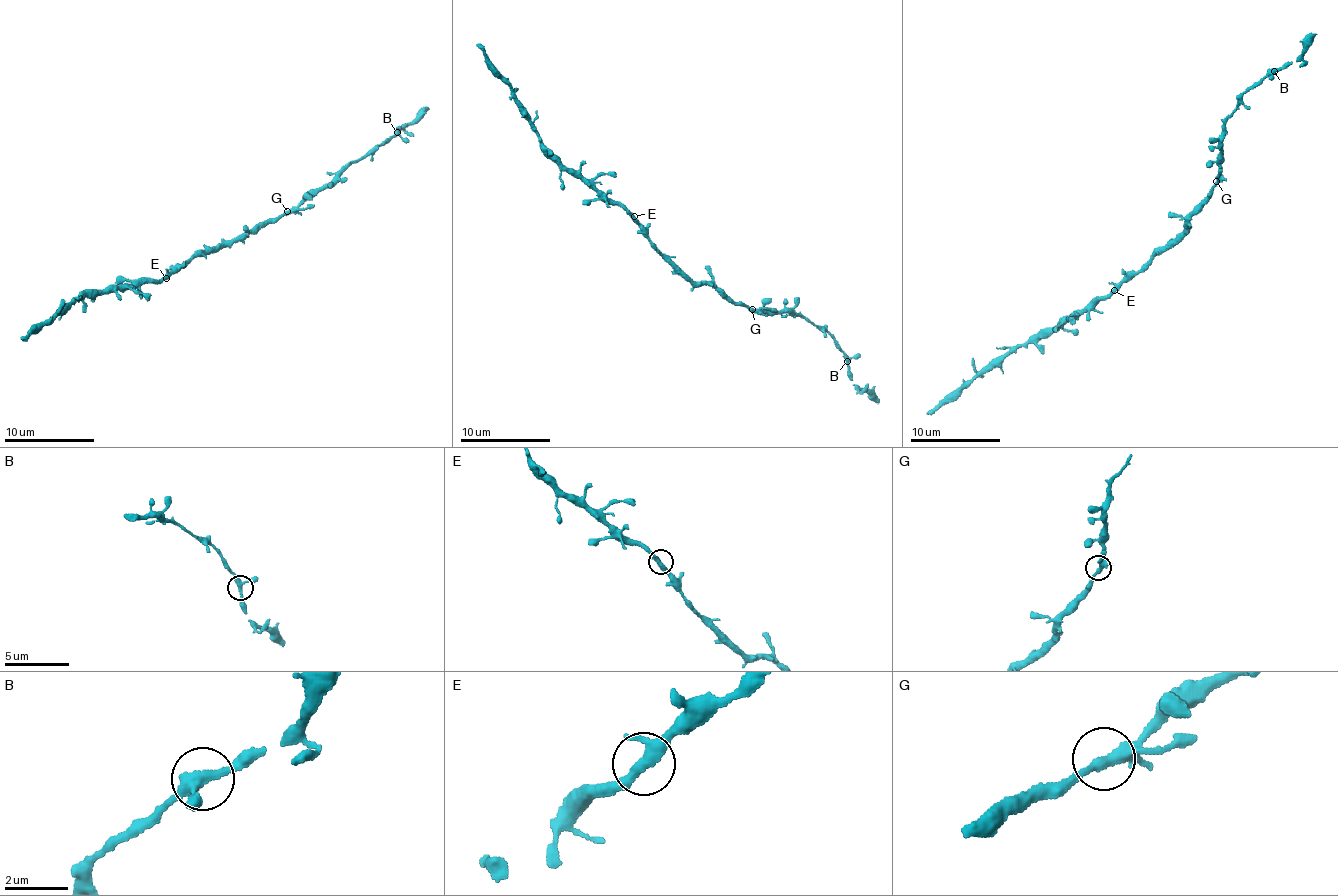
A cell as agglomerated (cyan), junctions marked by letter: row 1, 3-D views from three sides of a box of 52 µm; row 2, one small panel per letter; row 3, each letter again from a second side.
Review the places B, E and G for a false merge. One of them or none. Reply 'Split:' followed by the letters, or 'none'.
Split: none

